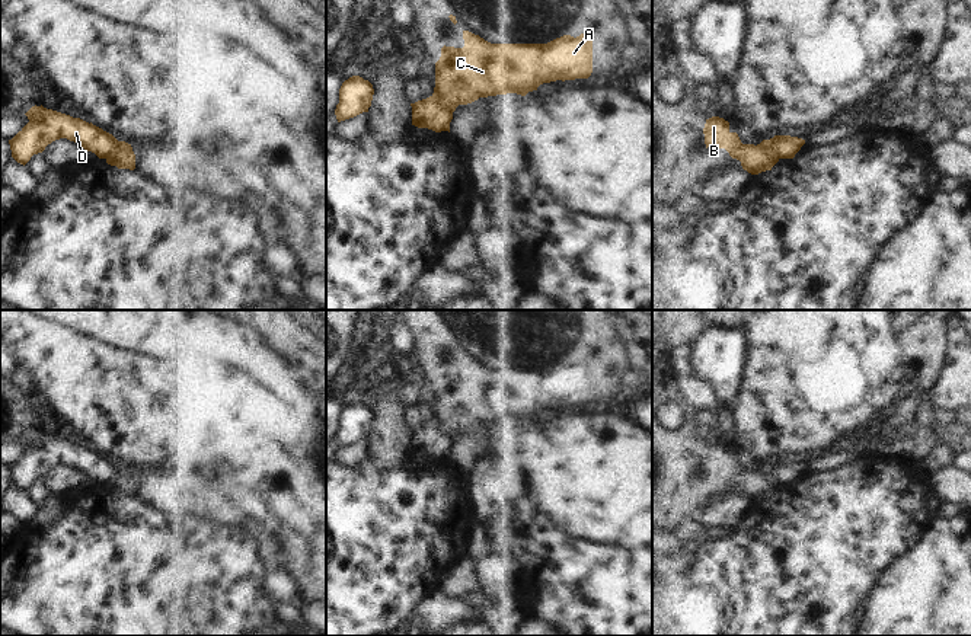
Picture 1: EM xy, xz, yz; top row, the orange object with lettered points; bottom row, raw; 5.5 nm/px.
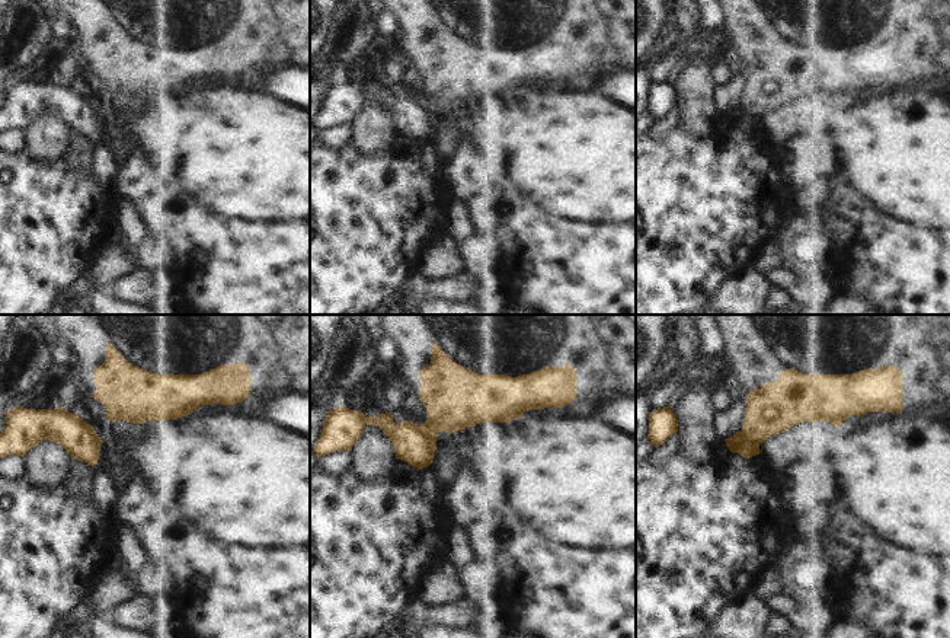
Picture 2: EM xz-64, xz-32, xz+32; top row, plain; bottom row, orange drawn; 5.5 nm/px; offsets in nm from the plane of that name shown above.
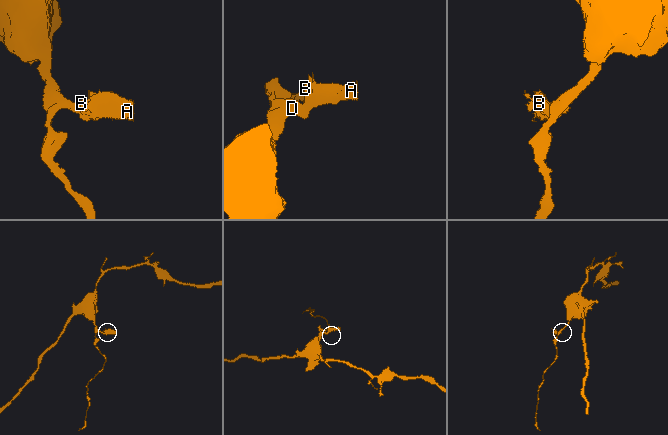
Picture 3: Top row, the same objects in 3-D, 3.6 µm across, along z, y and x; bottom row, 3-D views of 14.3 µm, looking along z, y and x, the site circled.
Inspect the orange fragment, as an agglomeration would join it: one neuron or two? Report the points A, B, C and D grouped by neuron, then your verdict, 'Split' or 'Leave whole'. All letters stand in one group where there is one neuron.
Groups: A B C / D. Split.

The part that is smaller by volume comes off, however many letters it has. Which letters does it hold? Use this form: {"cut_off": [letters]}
{"cut_off": ["A", "B", "C"]}

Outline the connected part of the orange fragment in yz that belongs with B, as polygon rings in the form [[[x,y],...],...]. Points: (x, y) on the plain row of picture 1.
[[[719,442],[706,445],[703,460],[706,474],[725,474],[751,501],[772,496],[780,485],[769,466],[757,472],[742,470],[738,460],[729,457],[729,448]]]

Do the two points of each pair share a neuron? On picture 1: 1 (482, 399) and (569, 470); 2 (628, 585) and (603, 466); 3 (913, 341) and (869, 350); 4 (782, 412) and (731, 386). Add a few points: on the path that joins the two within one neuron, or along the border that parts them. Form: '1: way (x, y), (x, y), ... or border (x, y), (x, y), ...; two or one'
1: border (536, 415), (524, 421), (502, 421); two
2: border (585, 539), (607, 546), (636, 549); two
3: border (896, 334), (900, 347), (900, 364), (906, 377); two
4: border (746, 357), (741, 390), (732, 403); two

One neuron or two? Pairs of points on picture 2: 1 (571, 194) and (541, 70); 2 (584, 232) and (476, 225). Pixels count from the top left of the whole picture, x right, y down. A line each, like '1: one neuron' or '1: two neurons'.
1: two neurons
2: one neuron

